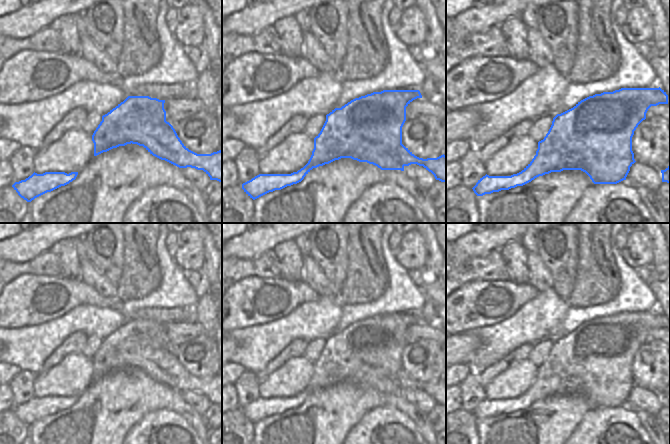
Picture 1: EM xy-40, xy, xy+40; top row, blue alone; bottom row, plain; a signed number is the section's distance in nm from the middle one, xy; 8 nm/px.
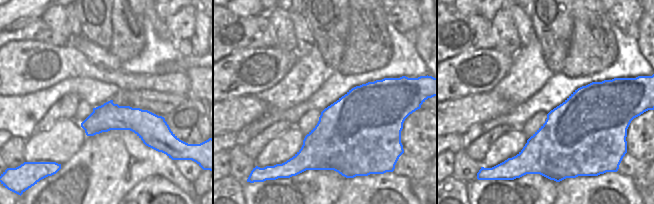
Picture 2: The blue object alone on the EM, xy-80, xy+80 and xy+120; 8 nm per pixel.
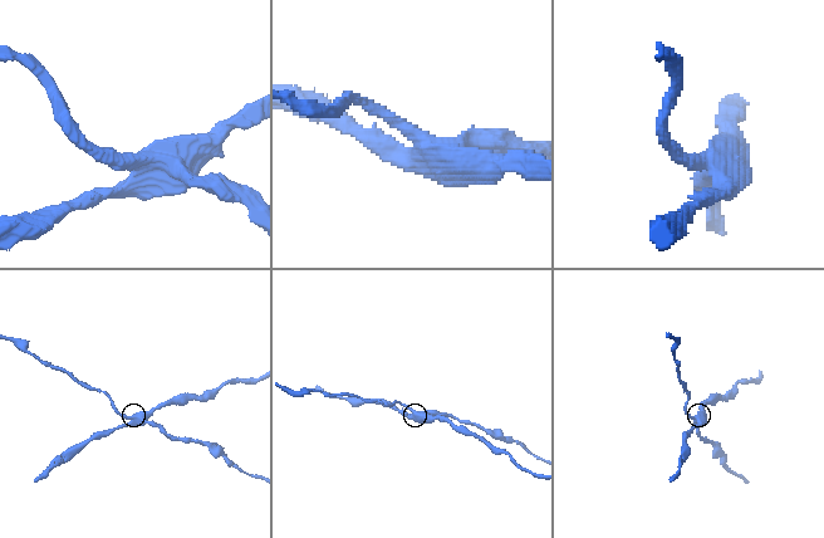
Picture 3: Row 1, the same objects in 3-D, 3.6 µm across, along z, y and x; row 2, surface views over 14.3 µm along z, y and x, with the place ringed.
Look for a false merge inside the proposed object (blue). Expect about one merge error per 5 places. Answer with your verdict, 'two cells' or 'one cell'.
two cells

